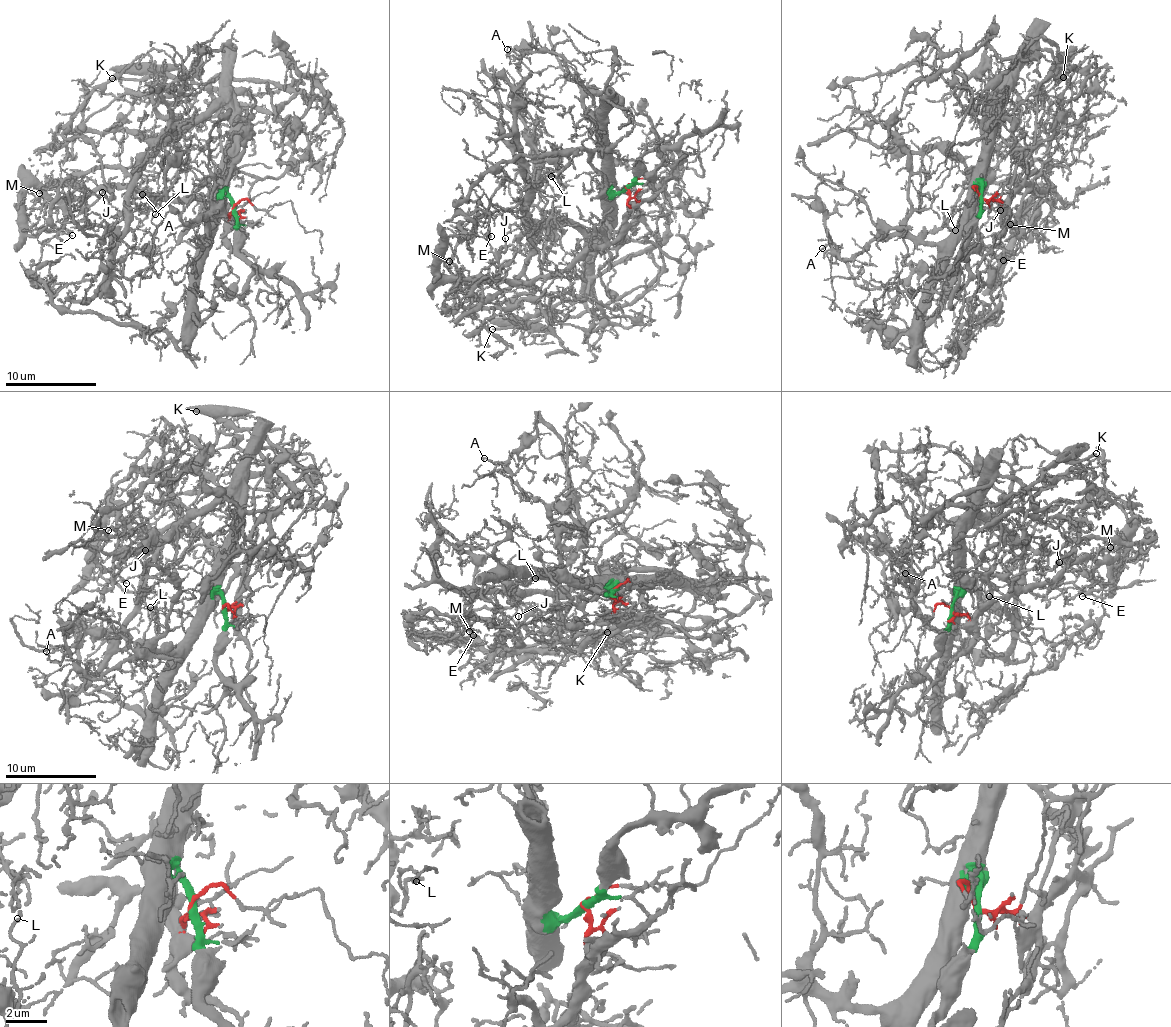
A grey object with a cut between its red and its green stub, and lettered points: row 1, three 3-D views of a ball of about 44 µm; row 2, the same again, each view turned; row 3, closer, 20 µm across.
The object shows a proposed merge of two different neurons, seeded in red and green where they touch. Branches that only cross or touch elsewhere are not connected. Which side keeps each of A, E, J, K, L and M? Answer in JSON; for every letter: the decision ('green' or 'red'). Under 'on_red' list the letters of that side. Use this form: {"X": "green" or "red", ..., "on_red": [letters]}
{"A": "green", "E": "red", "J": "red", "K": "red", "L": "green", "M": "red", "on_red": ["E", "J", "K", "M"]}

